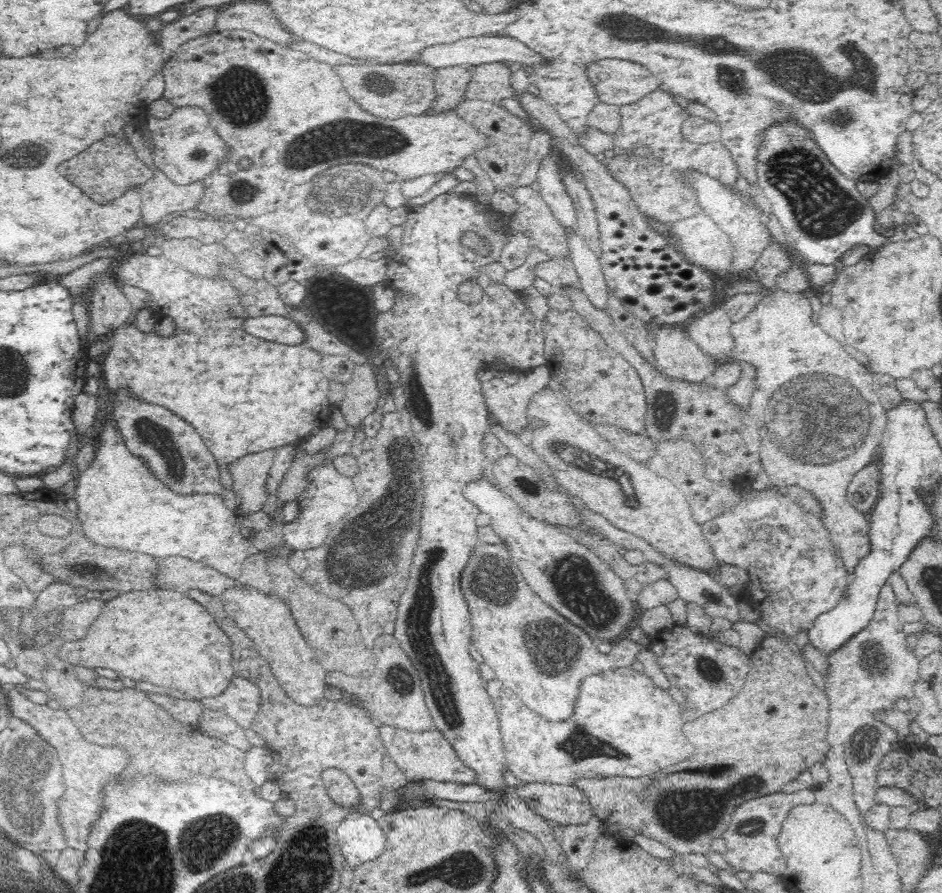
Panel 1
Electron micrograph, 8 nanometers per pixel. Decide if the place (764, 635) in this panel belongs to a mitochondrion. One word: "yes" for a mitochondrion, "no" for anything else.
no

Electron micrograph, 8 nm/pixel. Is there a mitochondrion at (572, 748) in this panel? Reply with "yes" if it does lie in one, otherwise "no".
yes

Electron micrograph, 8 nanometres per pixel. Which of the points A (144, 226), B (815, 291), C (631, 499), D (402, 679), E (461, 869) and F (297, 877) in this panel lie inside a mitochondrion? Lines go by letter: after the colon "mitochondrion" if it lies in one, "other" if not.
A: other
B: other
C: other
D: mitochondrion
E: mitochondrion
F: mitochondrion

